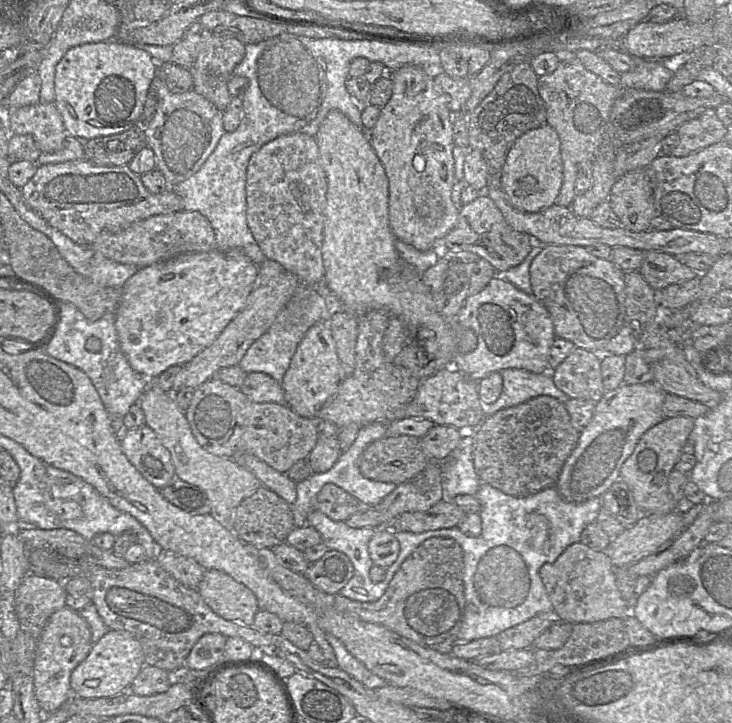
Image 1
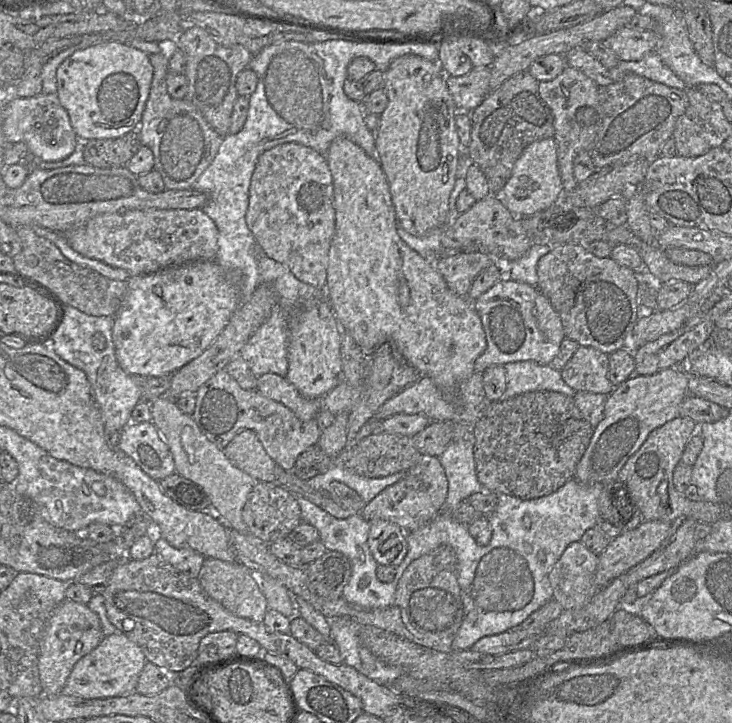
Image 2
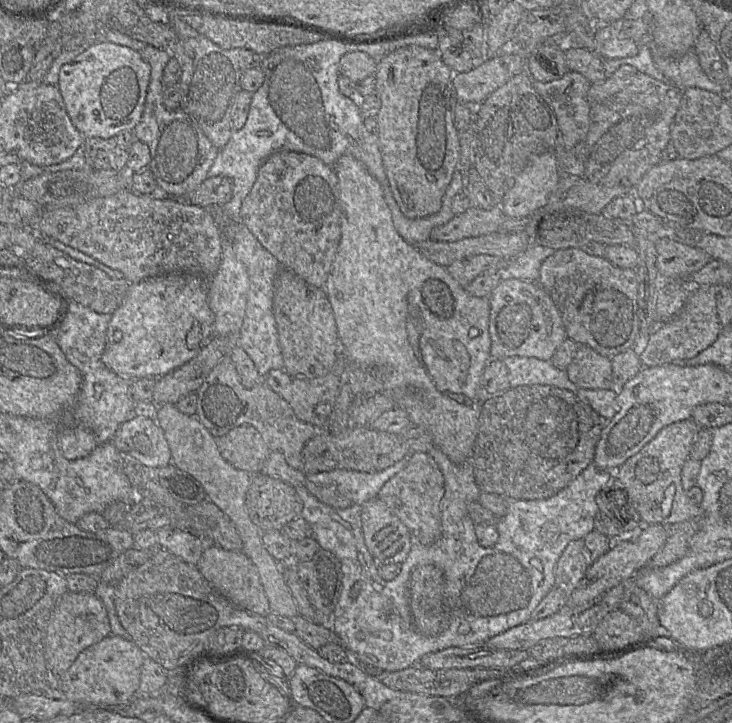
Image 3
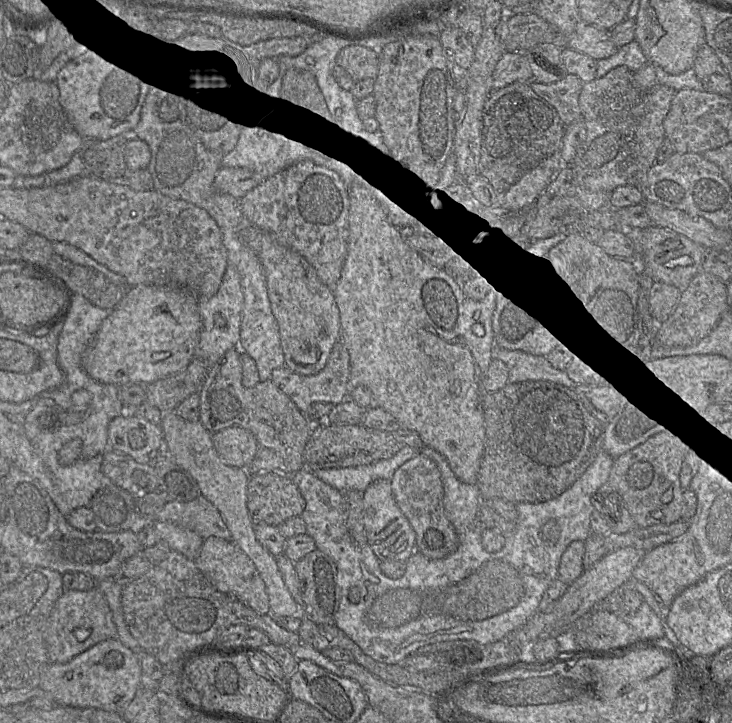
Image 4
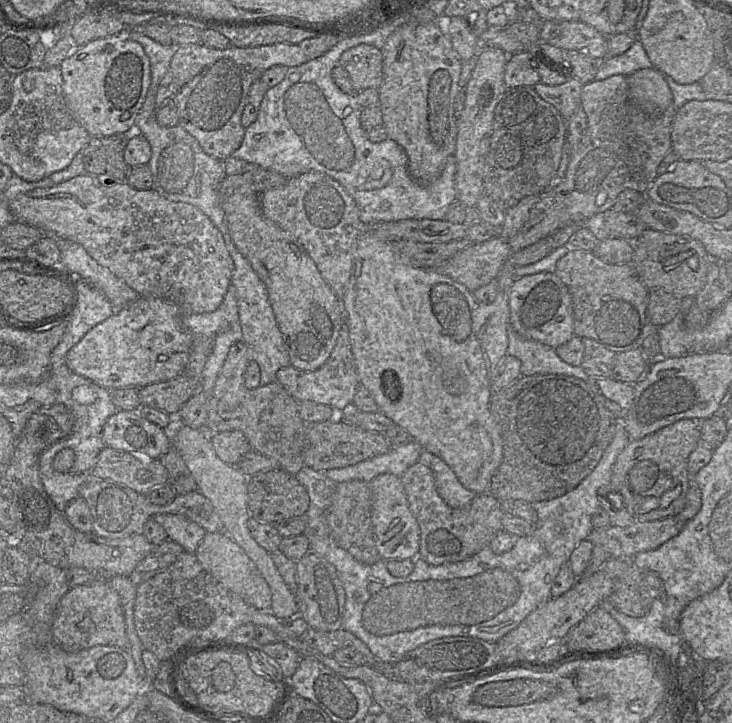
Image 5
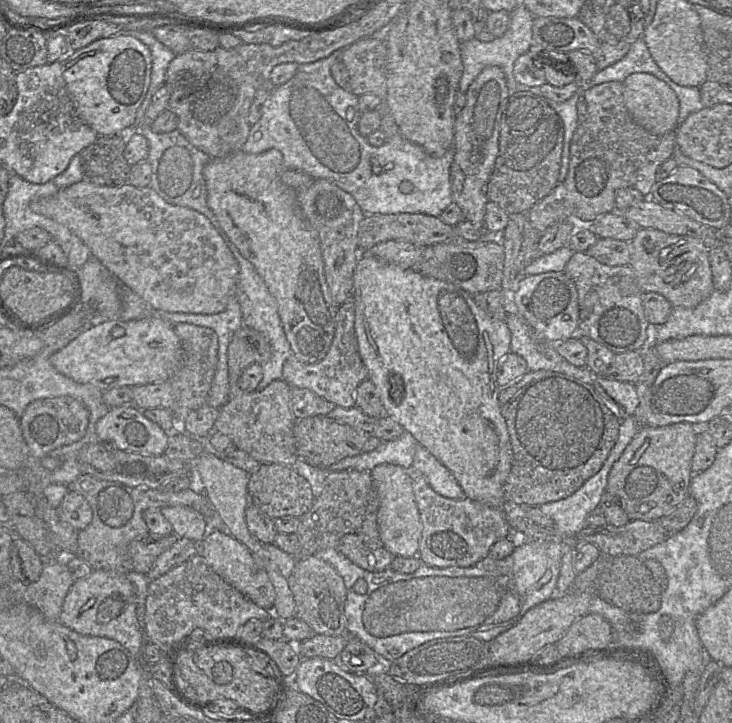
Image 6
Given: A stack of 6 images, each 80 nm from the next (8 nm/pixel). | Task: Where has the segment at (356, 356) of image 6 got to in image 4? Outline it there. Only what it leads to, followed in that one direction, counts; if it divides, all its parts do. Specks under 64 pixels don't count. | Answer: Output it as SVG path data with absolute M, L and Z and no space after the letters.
M338 340L329 356L326 366L317 374L302 375L290 370L287 367L274 369L271 375L271 381L285 393L306 415L310 406L318 402L328 402L338 405L350 397L350 356L347 348L341 340Z

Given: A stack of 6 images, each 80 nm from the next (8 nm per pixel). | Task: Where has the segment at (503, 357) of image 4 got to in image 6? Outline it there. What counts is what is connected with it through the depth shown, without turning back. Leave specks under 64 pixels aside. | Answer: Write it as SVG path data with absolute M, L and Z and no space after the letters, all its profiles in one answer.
M509 313L506 318L506 323L511 333L510 352L522 357L526 361L528 371L549 370L560 372L589 384L592 384L596 377L601 377L593 374L587 367L577 367L570 364L558 353L556 344L546 341L530 328L517 313Z

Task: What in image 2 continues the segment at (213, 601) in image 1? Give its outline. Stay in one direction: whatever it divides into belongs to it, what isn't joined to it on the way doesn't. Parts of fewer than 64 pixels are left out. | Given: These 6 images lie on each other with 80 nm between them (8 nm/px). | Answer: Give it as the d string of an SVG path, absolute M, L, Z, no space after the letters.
M205 558L198 580L203 590L232 614L248 620L262 622L268 605L258 585L258 574L238 561L226 562Z

